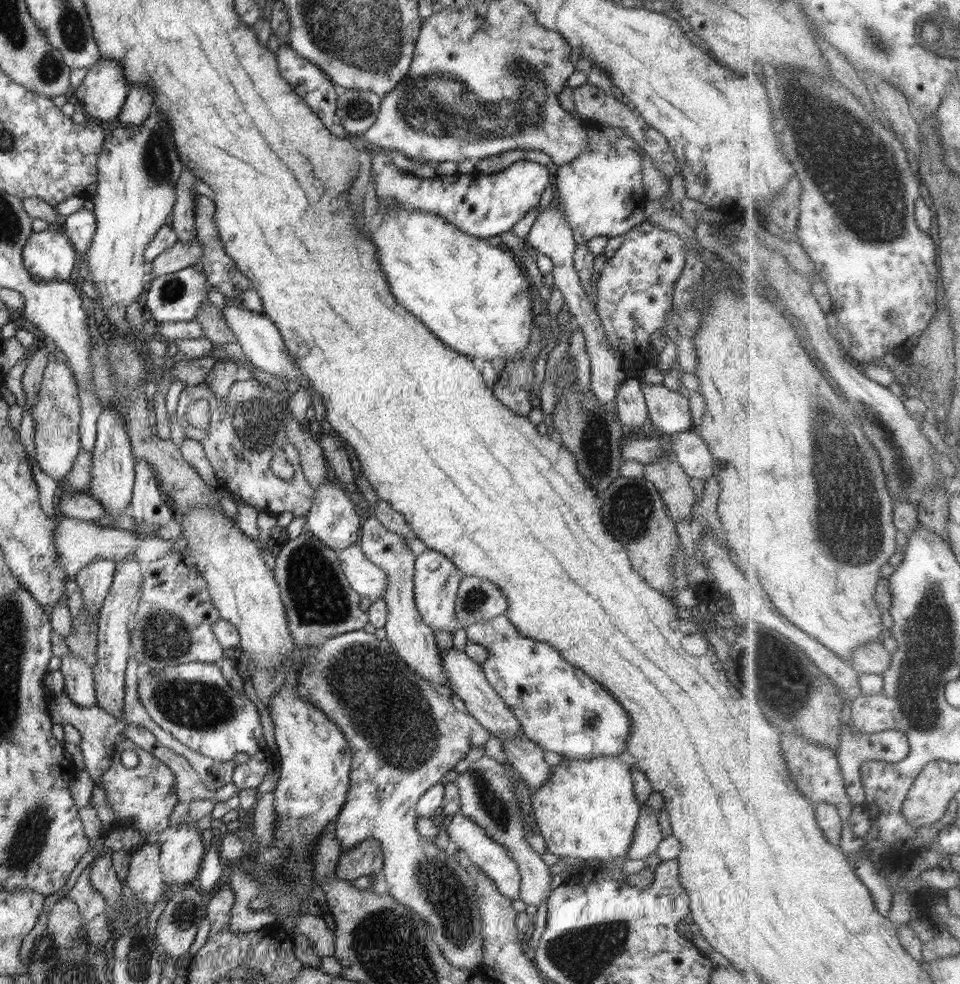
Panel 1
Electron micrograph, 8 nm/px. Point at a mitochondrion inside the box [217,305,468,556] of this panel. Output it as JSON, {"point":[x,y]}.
{"point":[254,421]}

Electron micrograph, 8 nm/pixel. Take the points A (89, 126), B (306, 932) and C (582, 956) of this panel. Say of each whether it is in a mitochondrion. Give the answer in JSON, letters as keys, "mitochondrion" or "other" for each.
{"A":"other","B":"other","C":"mitochondrion"}

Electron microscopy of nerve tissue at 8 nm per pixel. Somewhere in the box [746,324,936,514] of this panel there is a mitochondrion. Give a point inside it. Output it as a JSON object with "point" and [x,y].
{"point":[902,475]}

